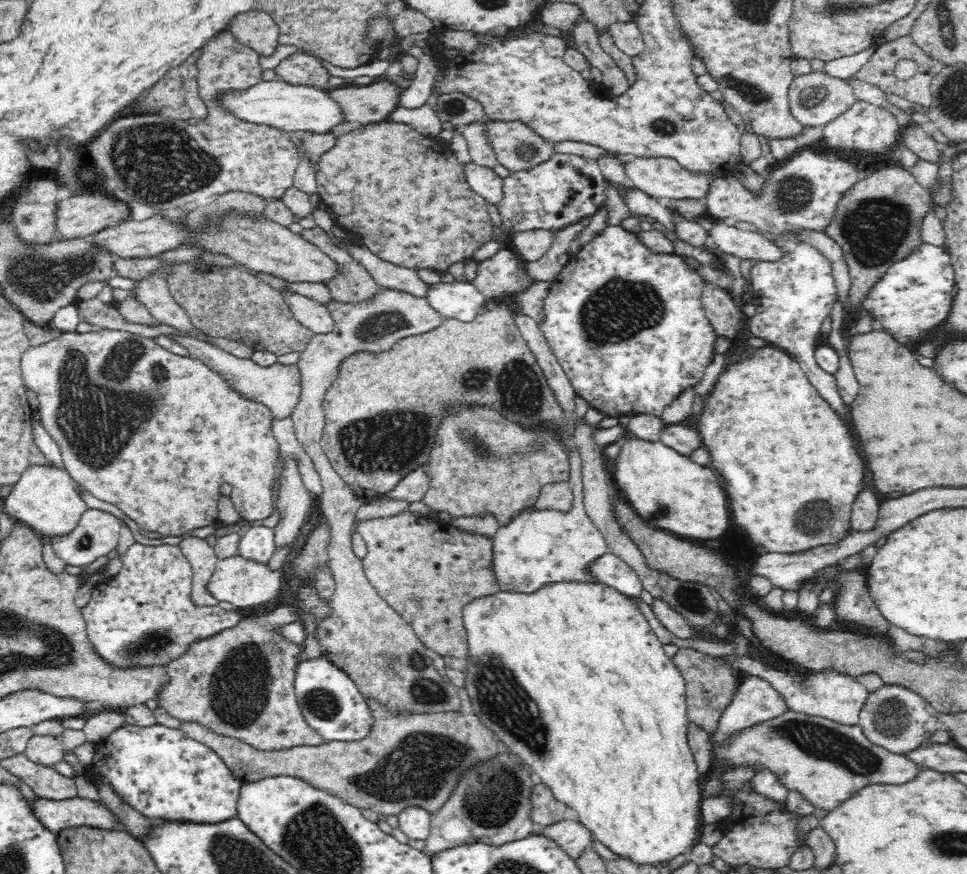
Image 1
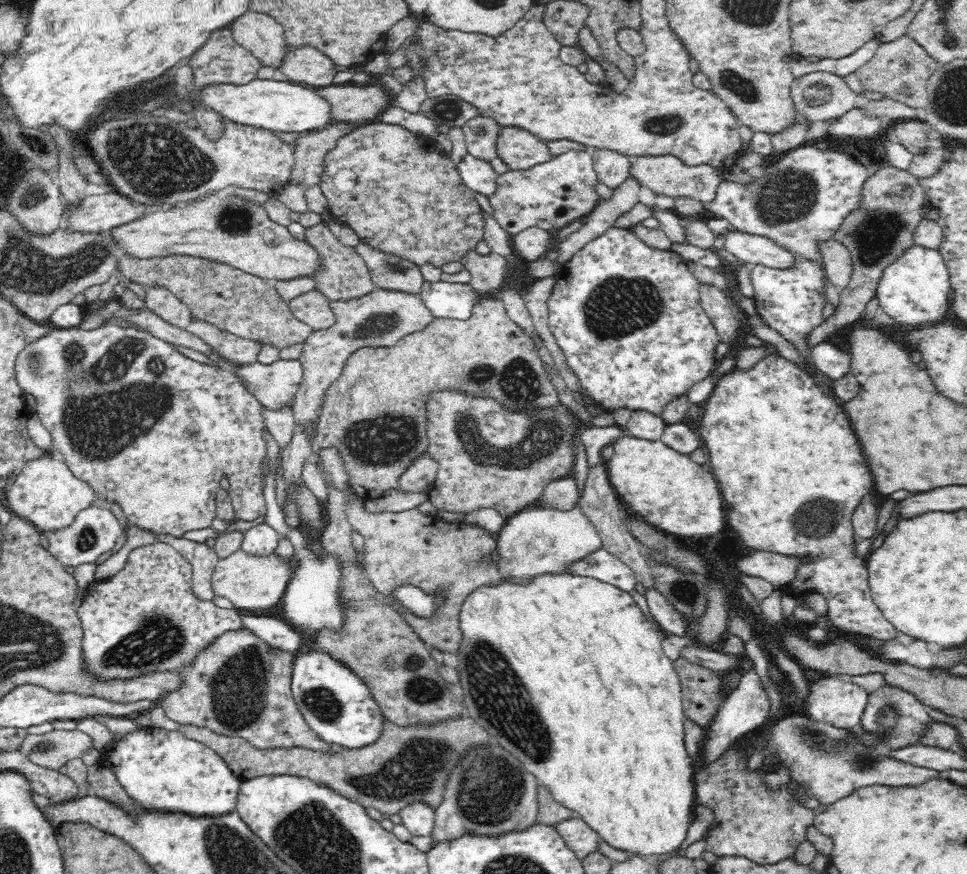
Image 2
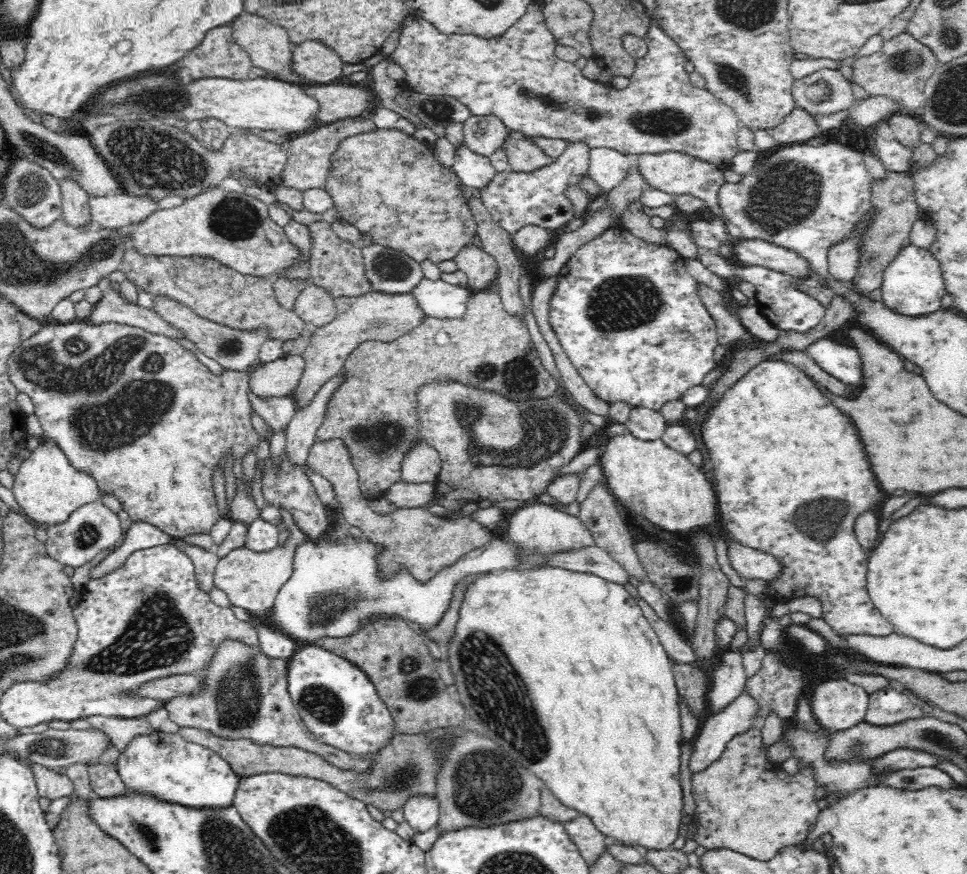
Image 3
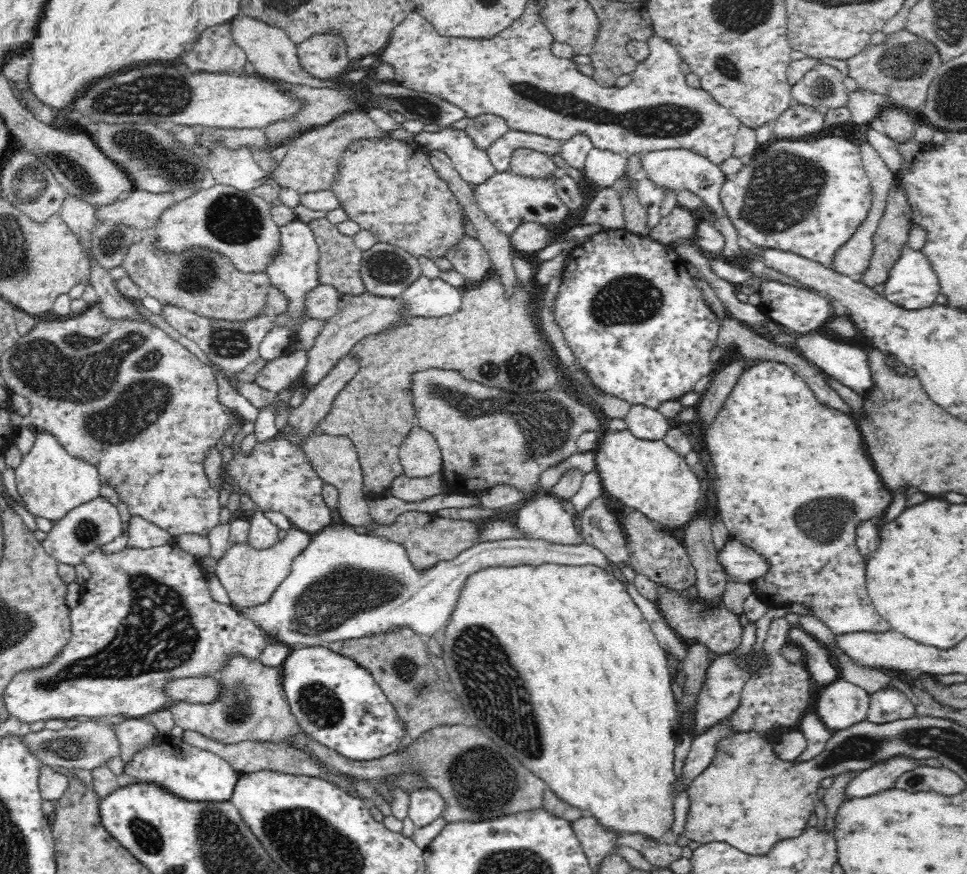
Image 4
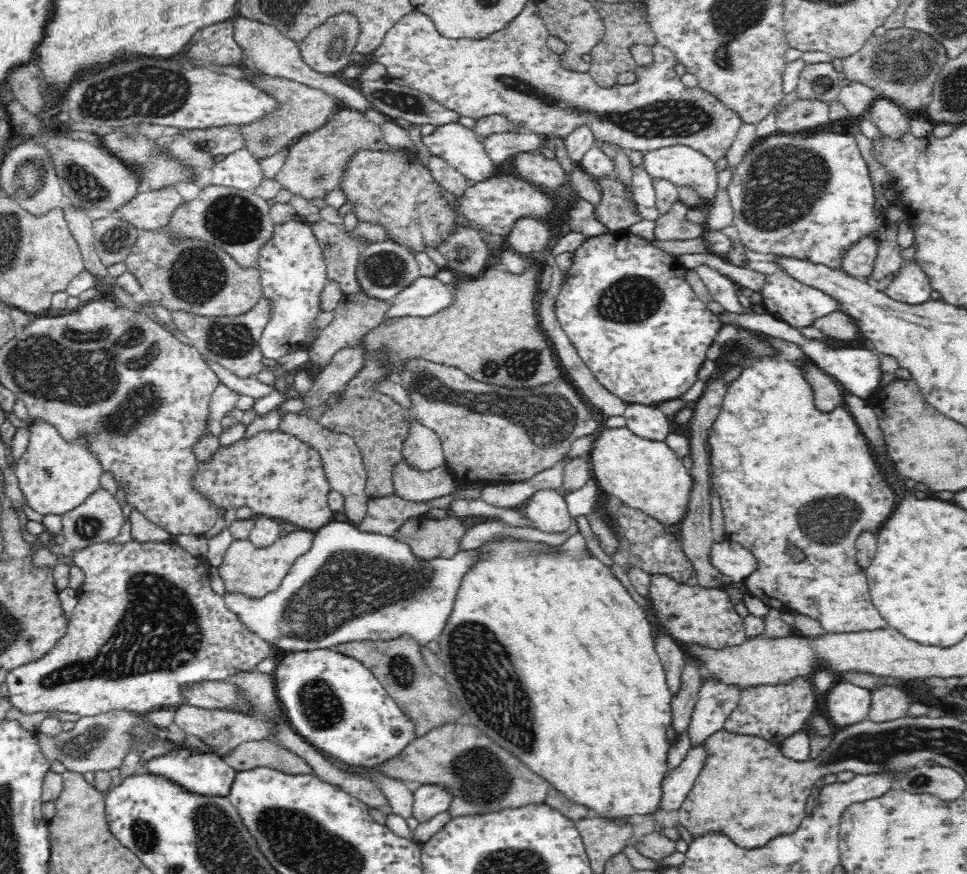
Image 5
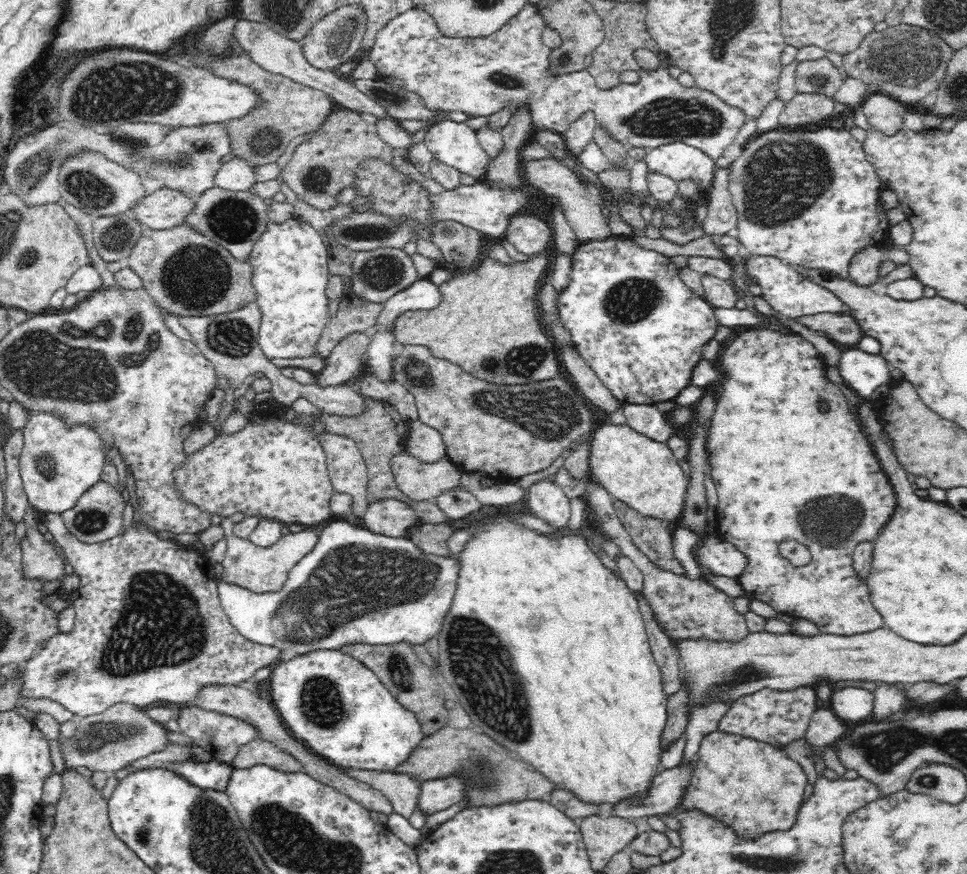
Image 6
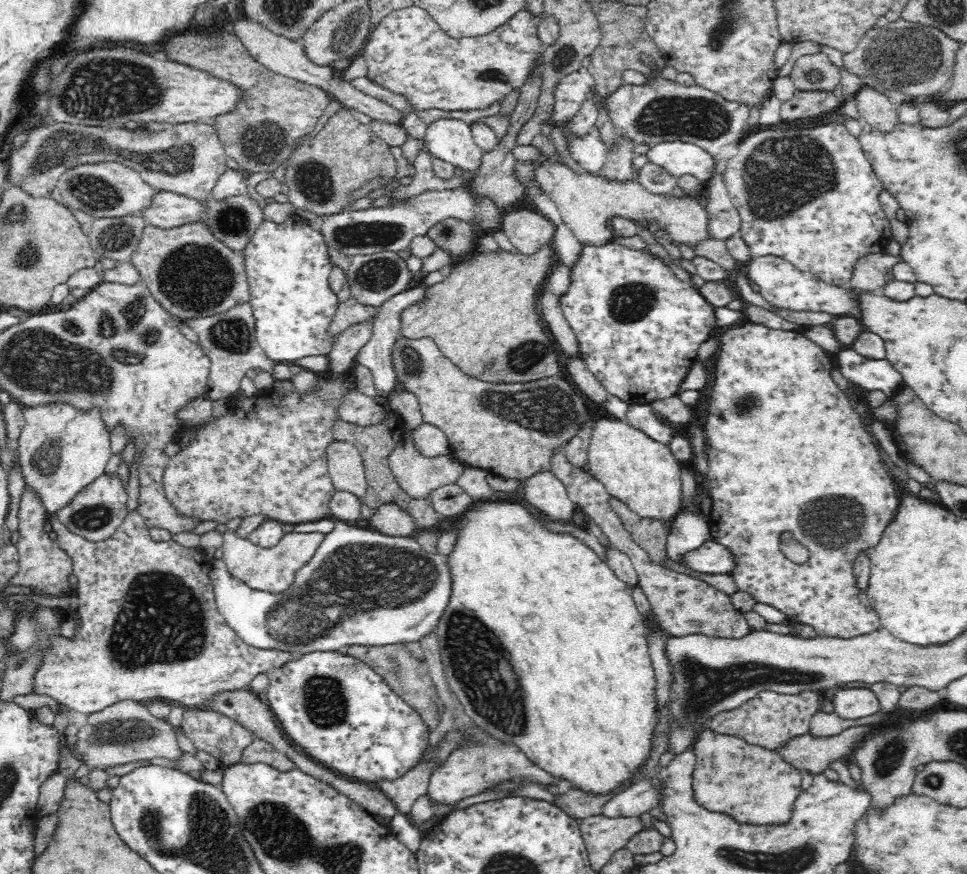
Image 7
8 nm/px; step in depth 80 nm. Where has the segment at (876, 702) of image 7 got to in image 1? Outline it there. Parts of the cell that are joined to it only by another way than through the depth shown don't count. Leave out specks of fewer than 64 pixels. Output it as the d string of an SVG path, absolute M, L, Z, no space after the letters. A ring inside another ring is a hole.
M720 656L722 663L734 672L744 675L754 675L768 681L773 689L783 698L783 702L789 710L818 716L842 724L843 726L857 726L859 716L869 692L867 688L858 682L854 676L834 673L834 671L816 672L815 674L800 674L800 678L781 670L773 669L762 662L753 660L748 656Z

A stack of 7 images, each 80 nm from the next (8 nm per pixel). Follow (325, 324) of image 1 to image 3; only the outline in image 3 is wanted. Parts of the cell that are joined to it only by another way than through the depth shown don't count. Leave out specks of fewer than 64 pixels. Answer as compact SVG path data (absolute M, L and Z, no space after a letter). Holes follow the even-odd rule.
M310 284L299 292L293 310L310 328L315 329L328 324L336 316L334 300L330 289Z

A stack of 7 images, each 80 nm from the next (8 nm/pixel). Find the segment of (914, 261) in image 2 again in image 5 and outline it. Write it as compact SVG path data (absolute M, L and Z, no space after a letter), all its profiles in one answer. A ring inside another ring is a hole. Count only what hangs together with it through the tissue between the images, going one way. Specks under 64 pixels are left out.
M911 259L904 262L902 268L896 272L896 278L888 284L884 292L898 301L921 303L930 299L932 288L919 266Z

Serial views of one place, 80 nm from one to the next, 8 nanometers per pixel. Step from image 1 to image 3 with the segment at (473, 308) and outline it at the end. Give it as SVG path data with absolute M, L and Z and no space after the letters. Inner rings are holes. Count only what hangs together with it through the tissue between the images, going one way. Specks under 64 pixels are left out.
M422 277L417 285L414 285L409 294L415 300L419 310L425 314L426 317L434 318L454 318L459 317L465 311L467 305L467 298L471 292L471 288L462 288L461 286L454 286L444 282L441 278L438 280L430 280Z

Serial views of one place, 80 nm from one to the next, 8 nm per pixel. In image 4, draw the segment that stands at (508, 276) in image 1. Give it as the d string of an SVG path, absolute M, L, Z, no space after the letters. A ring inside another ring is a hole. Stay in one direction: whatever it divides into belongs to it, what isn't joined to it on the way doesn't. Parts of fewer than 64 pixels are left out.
M464 234L448 248L444 257L451 263L452 268L473 283L480 282L494 271L492 260L484 245L474 238Z

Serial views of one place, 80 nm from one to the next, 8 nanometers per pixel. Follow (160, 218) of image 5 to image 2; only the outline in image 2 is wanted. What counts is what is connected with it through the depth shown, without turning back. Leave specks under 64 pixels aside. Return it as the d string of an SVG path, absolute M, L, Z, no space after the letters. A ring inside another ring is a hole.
M117 192L88 195L78 210L67 210L65 208L64 225L70 229L84 232L110 231L116 226L124 226L128 222L142 218L146 214L146 210L148 210L148 205L136 204L130 197Z

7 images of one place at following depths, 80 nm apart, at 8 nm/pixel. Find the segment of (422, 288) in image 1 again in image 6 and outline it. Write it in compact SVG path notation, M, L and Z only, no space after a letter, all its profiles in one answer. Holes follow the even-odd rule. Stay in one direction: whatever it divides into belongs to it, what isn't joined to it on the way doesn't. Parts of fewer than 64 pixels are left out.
M377 249L371 252L354 253L351 261L350 276L352 294L368 302L383 304L393 294L408 288L419 279L410 257L410 249Z

